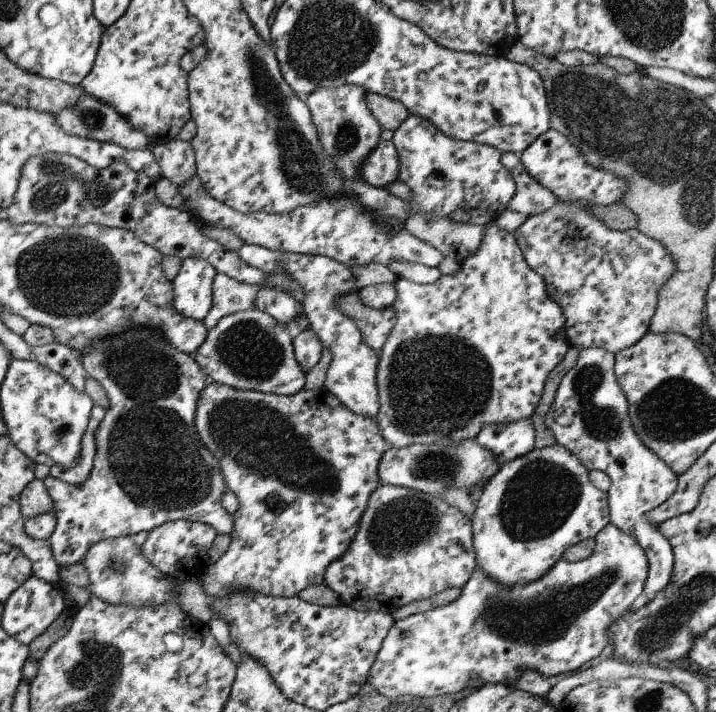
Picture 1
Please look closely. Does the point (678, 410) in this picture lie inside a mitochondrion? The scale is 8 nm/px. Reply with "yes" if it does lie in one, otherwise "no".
yes

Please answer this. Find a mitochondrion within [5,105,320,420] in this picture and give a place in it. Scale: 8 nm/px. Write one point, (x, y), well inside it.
(78, 277)

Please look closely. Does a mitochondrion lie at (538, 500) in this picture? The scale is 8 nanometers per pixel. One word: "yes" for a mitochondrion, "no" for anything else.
yes

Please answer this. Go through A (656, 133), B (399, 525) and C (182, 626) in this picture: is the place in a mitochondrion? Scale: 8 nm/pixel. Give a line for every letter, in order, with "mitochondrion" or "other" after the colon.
A: mitochondrion
B: mitochondrion
C: other

